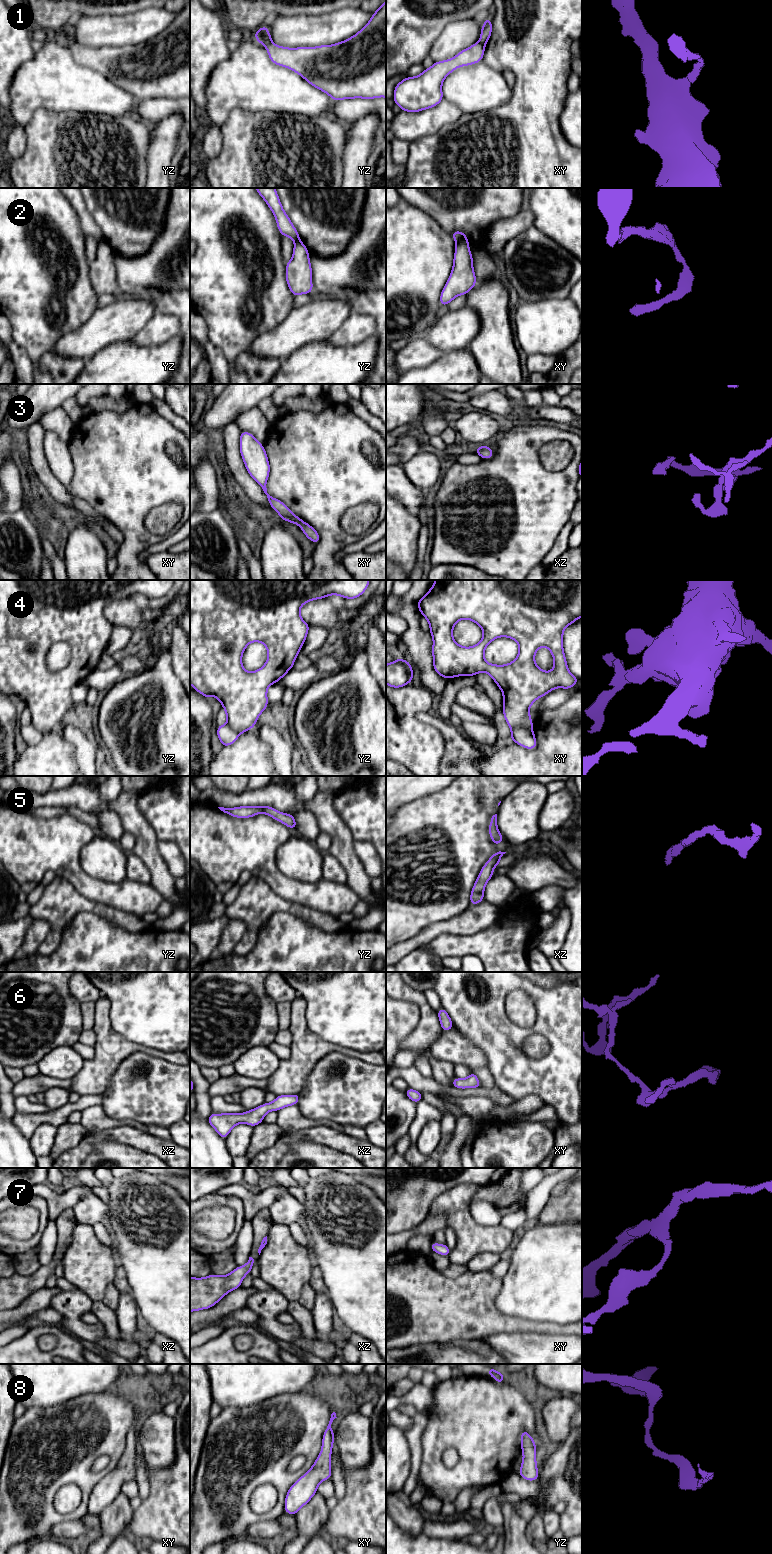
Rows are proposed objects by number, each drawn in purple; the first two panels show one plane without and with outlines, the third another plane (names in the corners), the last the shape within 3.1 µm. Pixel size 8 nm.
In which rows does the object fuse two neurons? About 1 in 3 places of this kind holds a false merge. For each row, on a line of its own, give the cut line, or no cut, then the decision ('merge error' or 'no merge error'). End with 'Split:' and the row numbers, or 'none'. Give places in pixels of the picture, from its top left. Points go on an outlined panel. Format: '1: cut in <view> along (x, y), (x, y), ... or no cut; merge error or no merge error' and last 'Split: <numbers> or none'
1: cut in yz along (271, 42), (265, 46); merge error
2: cut in xy along (467, 240), (457, 242); merge error
3: no cut; no merge error
4: cut in xy along (531, 727), (513, 727), (511, 729); merge error
5: no cut; no merge error
6: no cut; no merge error
7: no cut; no merge error
8: no cut; no merge error
Split: 1, 2, 4

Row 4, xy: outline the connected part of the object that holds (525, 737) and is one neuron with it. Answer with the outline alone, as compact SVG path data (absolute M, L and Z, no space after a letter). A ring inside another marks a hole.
M513 728L511 729L510 740L521 747L532 750L537 746L536 737L533 728Z

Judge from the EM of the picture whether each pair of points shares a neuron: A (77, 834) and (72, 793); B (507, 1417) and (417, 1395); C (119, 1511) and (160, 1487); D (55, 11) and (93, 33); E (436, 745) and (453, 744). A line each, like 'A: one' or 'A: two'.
A: two
B: two
C: two
D: two
E: two

